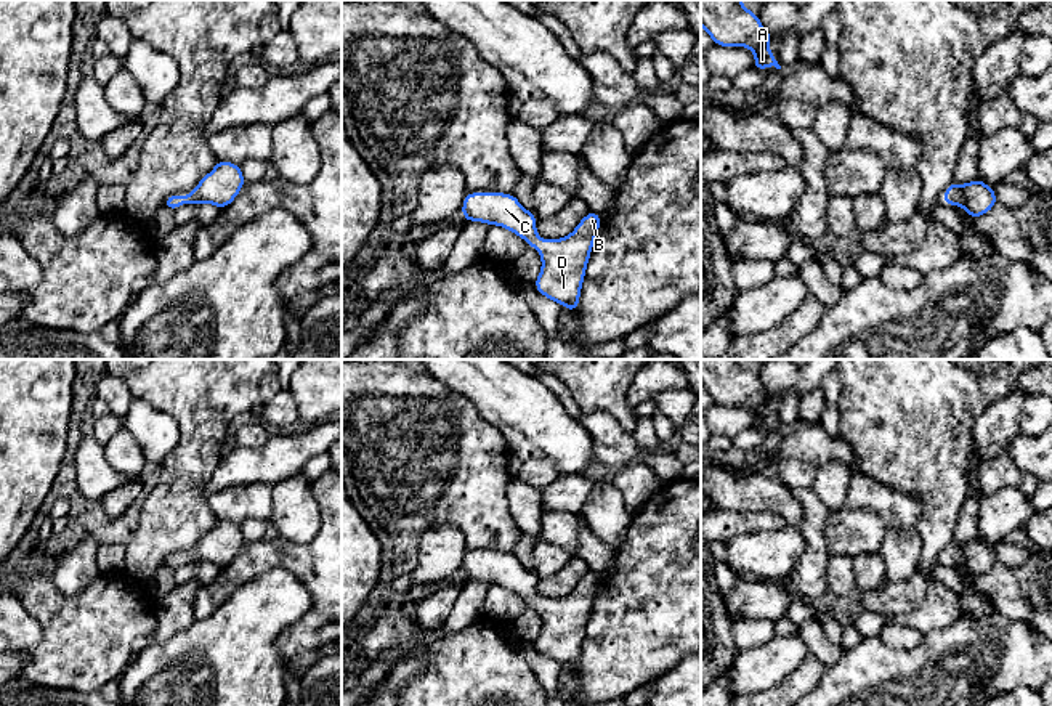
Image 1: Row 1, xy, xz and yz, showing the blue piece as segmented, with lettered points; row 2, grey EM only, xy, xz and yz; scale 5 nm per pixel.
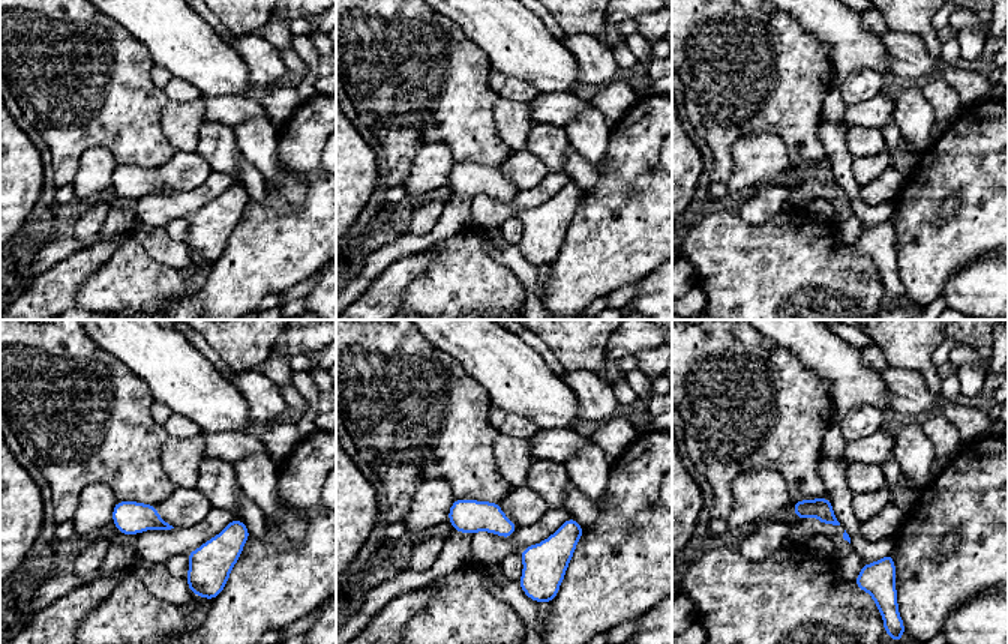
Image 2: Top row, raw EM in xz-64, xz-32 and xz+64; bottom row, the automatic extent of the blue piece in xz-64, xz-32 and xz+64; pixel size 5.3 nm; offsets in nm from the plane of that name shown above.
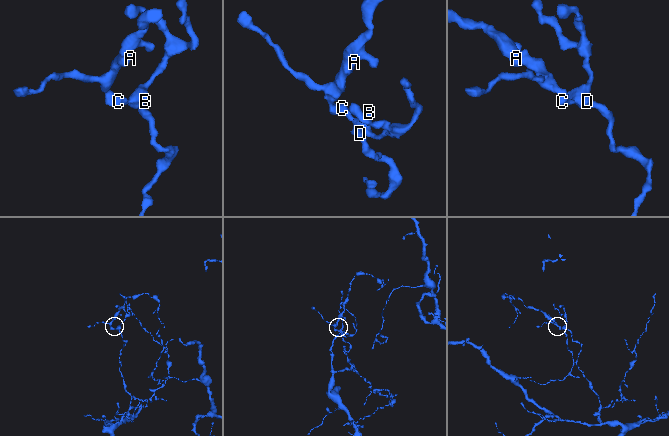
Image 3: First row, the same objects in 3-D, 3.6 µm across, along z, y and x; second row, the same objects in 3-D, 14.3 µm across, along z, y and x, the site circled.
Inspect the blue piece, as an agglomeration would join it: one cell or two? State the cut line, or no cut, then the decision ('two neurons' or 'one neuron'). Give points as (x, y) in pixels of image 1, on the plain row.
cut none; one neuron

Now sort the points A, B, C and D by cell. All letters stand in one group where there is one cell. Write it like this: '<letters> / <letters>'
A B C D

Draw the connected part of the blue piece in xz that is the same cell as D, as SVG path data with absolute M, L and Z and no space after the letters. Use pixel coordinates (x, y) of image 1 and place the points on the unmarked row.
M468 552L462 563L467 581L499 584L537 608L542 618L537 651L566 666L571 674L577 669L582 640L590 611L600 589L601 576L589 571L576 589L561 598L542 600L536 590L536 574L528 571L515 557L504 552Z

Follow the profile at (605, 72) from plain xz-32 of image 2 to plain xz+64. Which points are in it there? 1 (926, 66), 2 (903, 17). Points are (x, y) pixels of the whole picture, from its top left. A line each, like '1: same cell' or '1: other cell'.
1: same cell
2: other cell

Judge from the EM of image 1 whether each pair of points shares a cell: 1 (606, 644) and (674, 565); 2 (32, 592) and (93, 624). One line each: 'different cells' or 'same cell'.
1: same cell
2: same cell

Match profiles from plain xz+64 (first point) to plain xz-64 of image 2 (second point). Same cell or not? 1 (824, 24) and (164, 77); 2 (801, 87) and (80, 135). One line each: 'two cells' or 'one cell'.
1: two cells
2: one cell

